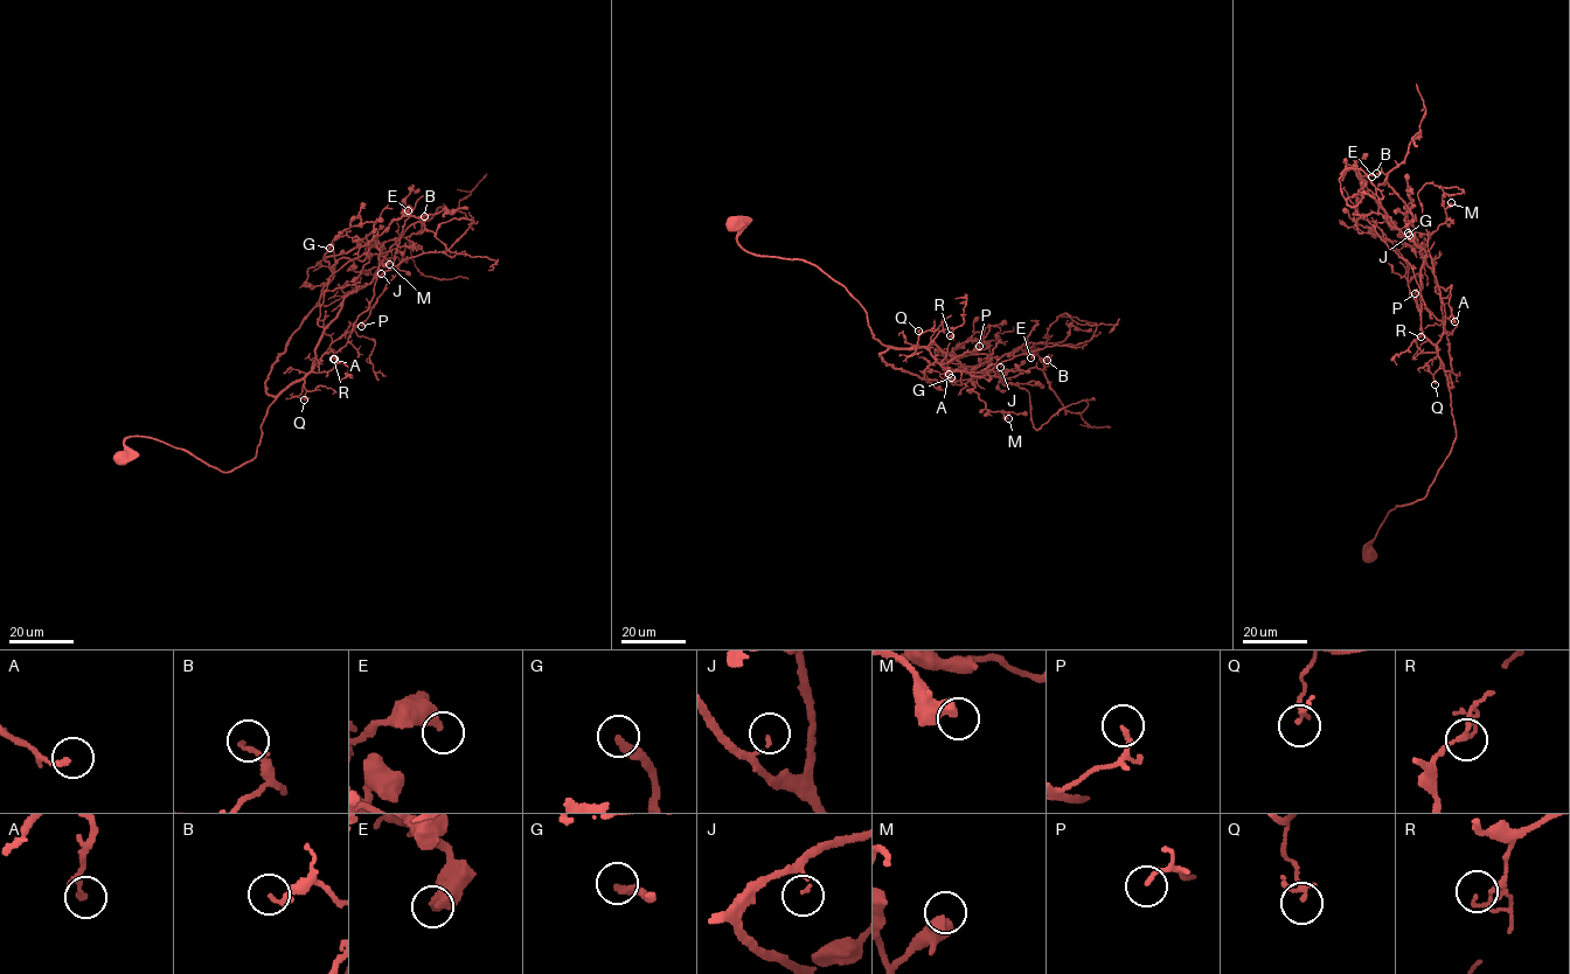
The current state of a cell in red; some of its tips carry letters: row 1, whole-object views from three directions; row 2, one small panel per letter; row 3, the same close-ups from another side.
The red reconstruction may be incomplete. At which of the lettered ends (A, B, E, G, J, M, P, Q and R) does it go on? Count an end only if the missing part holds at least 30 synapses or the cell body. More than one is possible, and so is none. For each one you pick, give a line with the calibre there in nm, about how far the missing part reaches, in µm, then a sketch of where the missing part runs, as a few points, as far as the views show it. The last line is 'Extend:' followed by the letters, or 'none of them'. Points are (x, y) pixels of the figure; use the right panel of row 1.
G: 300 nm | 30 µm | (1408, 232), (1371, 201), (1369, 186)
Extend: G

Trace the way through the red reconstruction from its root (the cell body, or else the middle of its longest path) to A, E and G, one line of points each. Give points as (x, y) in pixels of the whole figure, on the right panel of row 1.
A: (1370, 554), (1371, 541), (1389, 510), (1424, 496), (1456, 437), (1447, 380), (1437, 343), (1444, 315), (1454, 321)
E: (1370, 554), (1389, 510), (1424, 496), (1456, 437), (1447, 380), (1421, 327), (1425, 252), (1361, 187), (1371, 176)
G: (1370, 554), (1389, 510), (1424, 496), (1456, 437), (1442, 298), (1417, 239), (1408, 232)

